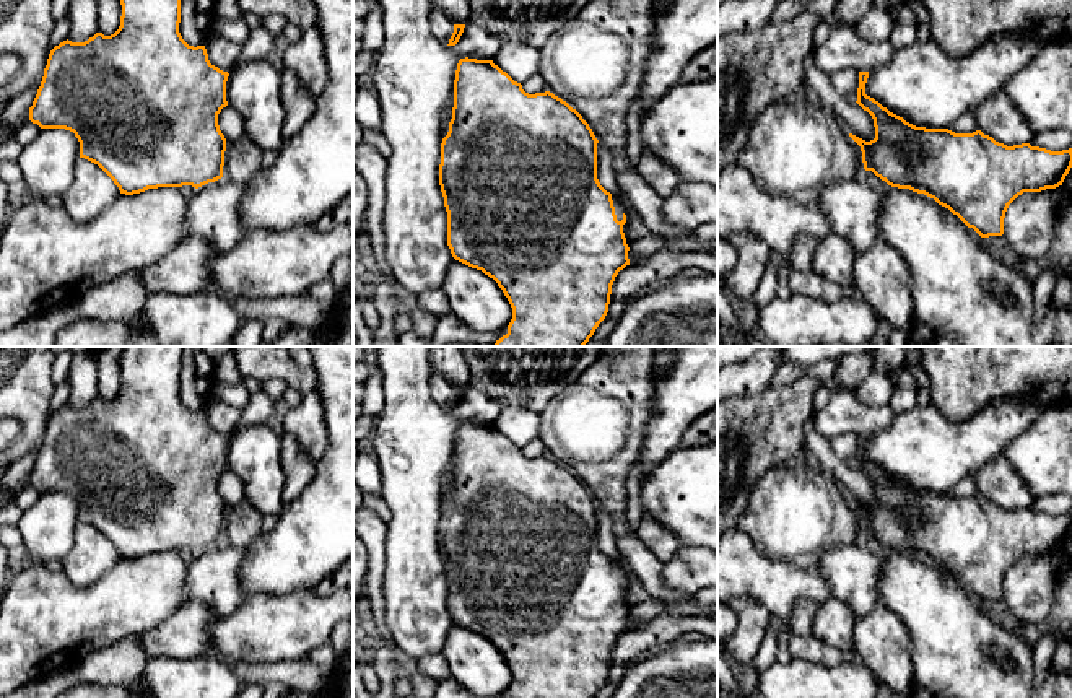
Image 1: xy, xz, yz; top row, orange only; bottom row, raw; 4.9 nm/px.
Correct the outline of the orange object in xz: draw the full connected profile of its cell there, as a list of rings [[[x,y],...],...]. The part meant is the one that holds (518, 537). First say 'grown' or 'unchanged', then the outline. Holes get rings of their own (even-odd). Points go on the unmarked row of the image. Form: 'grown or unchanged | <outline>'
grown | [[[460,423],[454,444],[454,472],[449,496],[441,508],[439,550],[447,576],[447,610],[455,625],[482,635],[503,654],[512,672],[508,698],[594,698],[605,683],[612,649],[620,635],[630,630],[628,571],[615,565],[597,543],[597,508],[592,493],[566,465],[550,456],[529,459],[493,425]]]

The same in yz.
unchanged | [[[859,436],[857,469],[874,483],[875,503],[849,501],[861,511],[865,535],[891,552],[909,553],[948,573],[981,602],[1002,600],[1009,569],[1023,556],[1041,556],[1062,550],[1072,532],[1072,513],[1051,516],[1030,508],[1007,511],[984,500],[926,493],[906,486],[865,459],[869,436]]]

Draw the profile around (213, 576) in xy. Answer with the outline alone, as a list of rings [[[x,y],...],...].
[[[224,542],[198,552],[187,569],[187,602],[202,600],[220,617],[236,612],[246,597],[241,584],[241,565],[246,556],[247,548]]]

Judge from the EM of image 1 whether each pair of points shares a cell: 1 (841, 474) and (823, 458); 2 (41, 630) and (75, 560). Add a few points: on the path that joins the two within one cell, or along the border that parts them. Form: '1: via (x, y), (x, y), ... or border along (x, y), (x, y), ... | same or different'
1: via (836, 469), (828, 462) | same
2: border along (62, 570), (77, 584), (91, 584), (104, 575) | different

